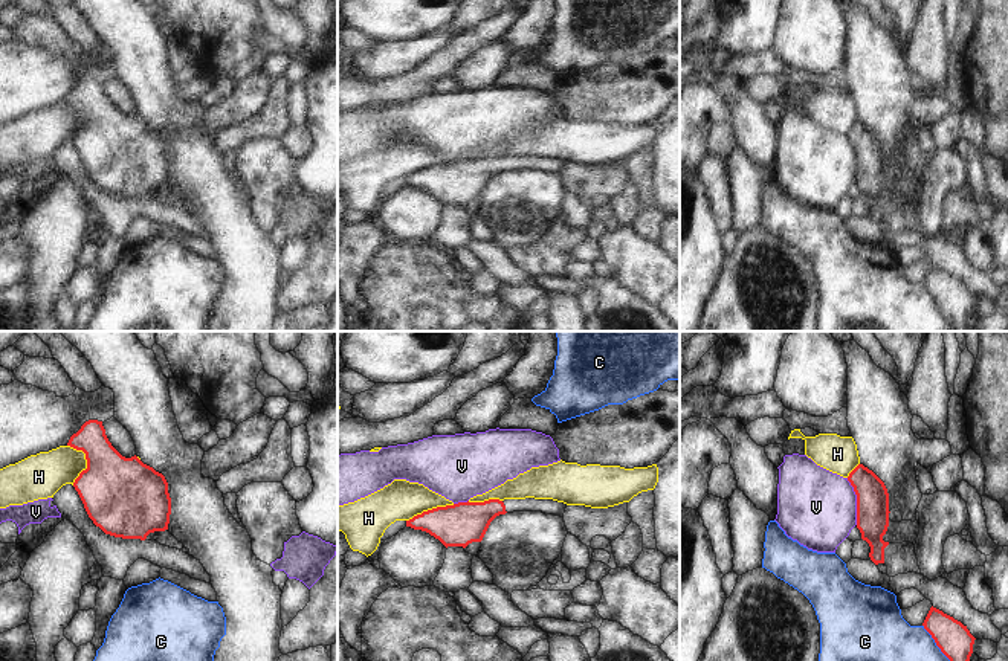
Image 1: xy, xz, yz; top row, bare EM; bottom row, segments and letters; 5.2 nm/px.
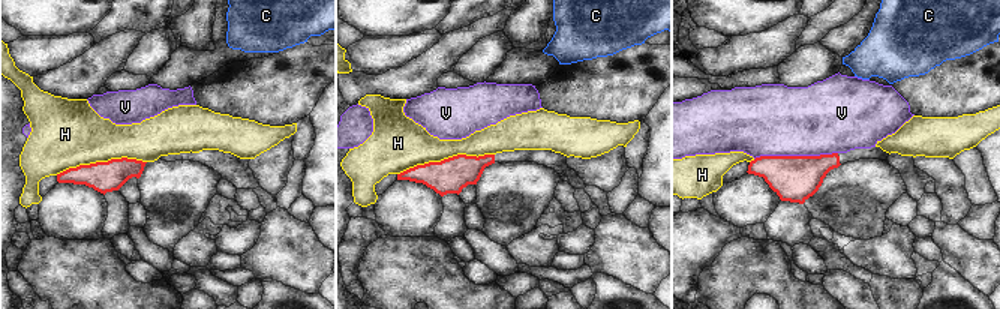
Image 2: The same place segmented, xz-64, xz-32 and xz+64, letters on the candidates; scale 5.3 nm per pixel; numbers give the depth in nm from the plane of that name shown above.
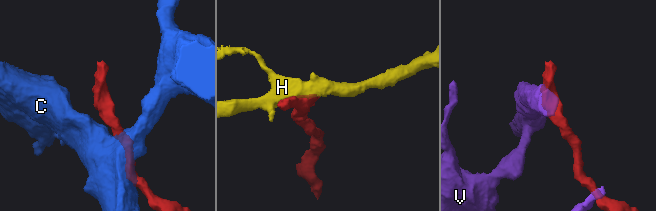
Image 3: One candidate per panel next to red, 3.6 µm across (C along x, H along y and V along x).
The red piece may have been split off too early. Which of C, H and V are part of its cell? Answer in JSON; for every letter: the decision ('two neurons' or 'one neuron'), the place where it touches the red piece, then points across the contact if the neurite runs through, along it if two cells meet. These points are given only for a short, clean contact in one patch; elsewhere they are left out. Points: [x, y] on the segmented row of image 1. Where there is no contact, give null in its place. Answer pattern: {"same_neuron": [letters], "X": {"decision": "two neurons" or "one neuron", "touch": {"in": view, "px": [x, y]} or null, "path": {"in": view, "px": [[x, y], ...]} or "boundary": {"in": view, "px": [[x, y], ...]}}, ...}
{"same_neuron": [], "C": {"decision": "two neurons", "touch": {"in": "yz", "px": [935, 641]}}, "H": {"decision": "two neurons", "touch": {"in": "xy", "px": [87, 461]}}, "V": {"decision": "two neurons", "touch": {"in": "yz", "px": [857, 501]}}}

